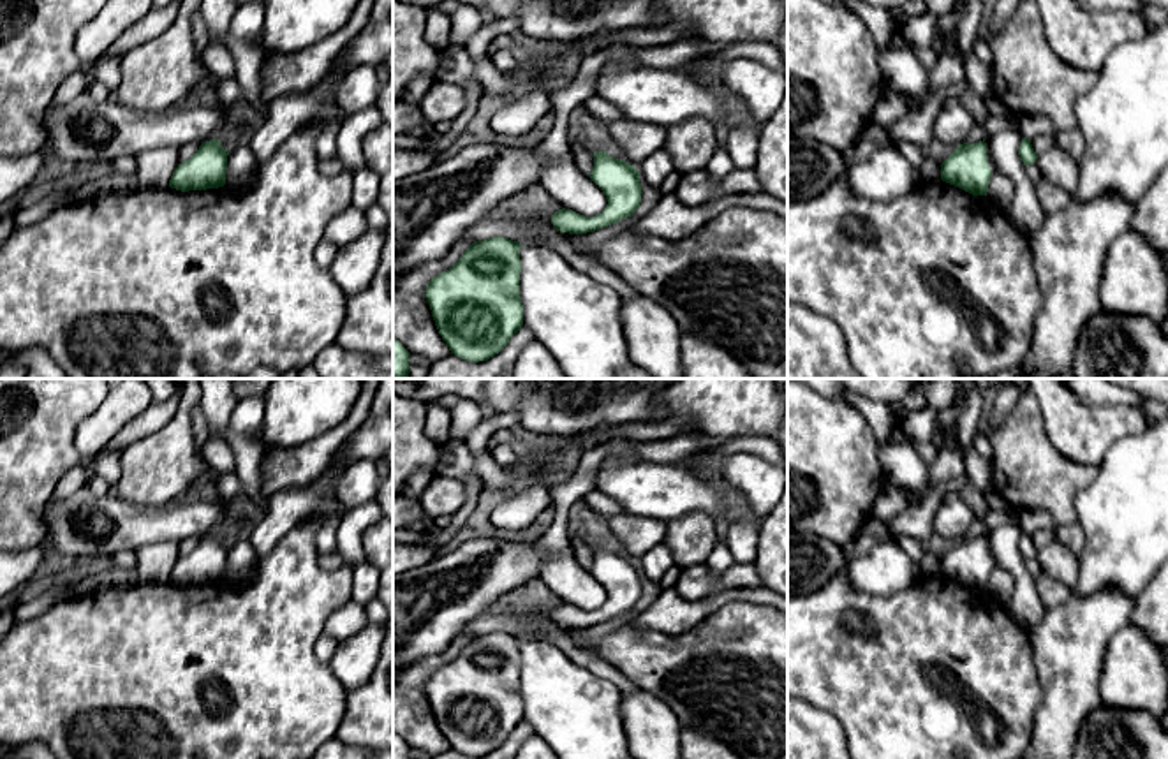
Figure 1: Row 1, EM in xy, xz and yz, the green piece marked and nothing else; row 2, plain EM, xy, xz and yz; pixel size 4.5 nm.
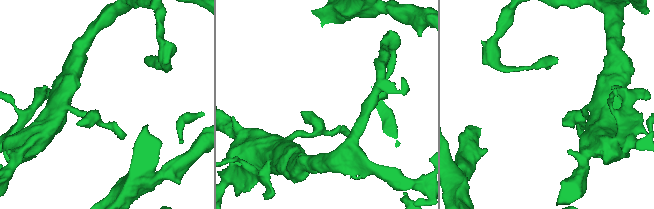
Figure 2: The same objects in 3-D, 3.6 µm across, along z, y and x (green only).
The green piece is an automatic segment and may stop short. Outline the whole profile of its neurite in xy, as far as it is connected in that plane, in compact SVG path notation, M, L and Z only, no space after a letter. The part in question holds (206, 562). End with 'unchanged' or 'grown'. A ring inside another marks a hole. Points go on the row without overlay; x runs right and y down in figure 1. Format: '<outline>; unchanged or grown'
M220 534L203 537L189 555L178 558L169 581L181 586L224 581L227 549L229 546L220 541Z; unchanged

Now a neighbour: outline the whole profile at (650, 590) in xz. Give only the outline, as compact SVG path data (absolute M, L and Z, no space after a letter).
M639 569L639 578L641 578L641 597L634 606L636 615L641 615L643 611L647 611L655 602L655 599L662 590L661 585L655 581L650 581L641 569Z

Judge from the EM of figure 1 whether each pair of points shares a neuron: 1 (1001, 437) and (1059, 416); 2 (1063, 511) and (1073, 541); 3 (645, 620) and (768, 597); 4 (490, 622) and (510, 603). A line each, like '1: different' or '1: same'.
1: different
2: different
3: same
4: different

